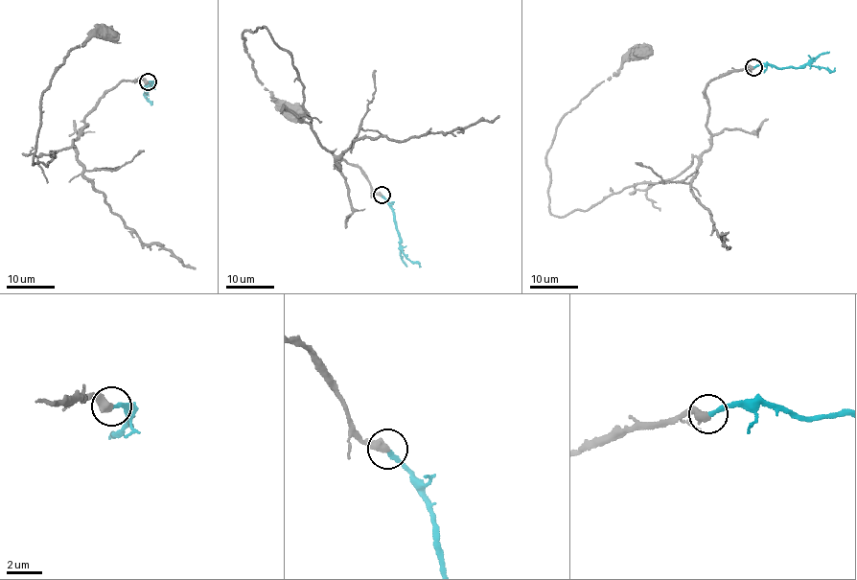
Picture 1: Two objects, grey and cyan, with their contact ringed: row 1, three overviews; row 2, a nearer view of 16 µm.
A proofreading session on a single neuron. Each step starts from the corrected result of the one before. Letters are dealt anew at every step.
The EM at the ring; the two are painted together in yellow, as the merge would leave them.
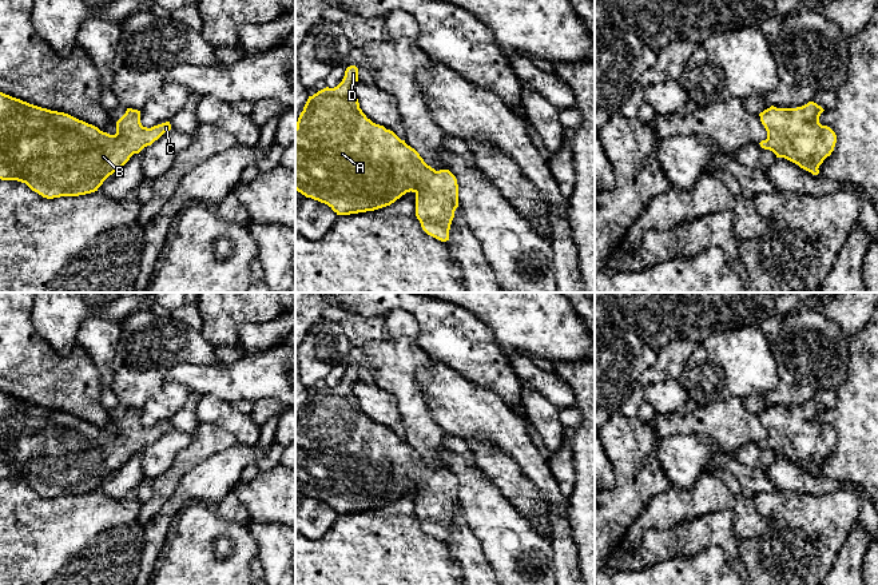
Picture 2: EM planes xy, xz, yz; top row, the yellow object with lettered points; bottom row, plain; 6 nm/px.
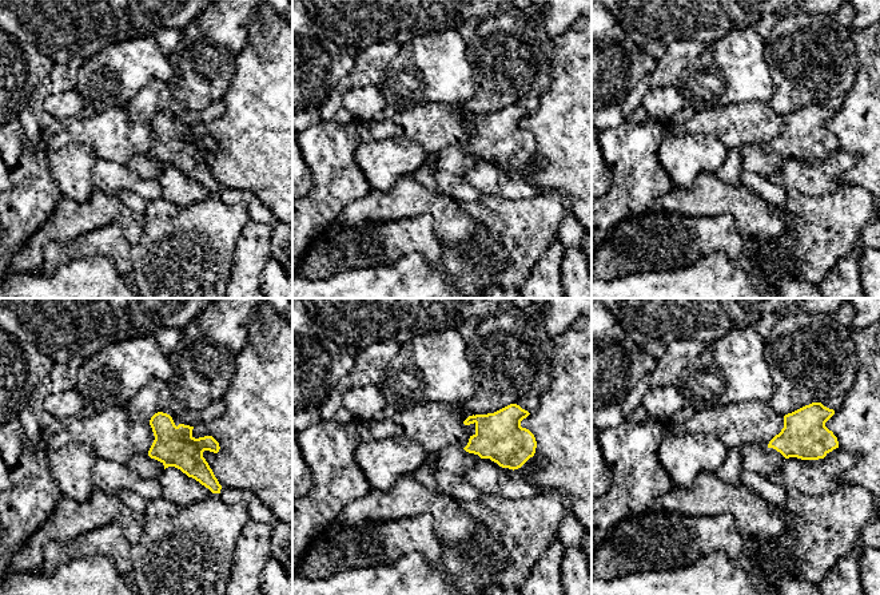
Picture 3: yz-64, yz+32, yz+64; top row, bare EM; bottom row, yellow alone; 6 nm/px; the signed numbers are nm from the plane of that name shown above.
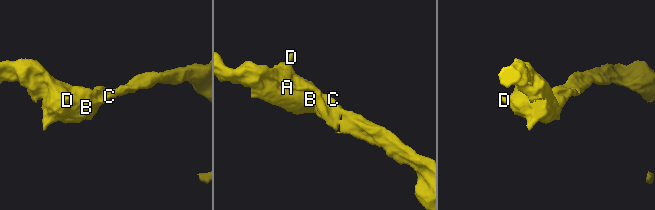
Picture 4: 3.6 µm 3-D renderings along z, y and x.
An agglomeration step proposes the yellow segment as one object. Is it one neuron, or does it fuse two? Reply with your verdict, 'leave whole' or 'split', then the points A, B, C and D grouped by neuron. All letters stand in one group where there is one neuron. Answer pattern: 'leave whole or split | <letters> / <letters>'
leave whole | A B C D

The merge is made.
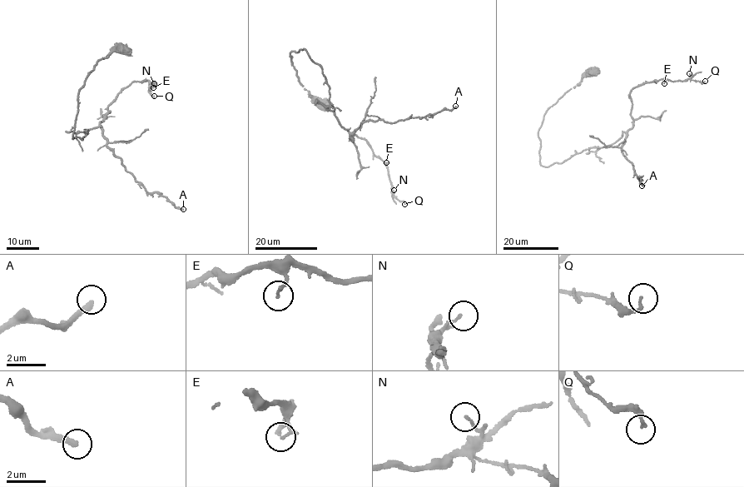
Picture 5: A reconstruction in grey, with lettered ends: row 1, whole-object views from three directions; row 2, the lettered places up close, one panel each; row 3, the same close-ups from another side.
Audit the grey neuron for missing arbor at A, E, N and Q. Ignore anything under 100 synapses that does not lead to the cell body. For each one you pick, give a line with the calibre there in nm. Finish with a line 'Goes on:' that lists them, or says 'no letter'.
A: 300 nm thick
Goes on: A

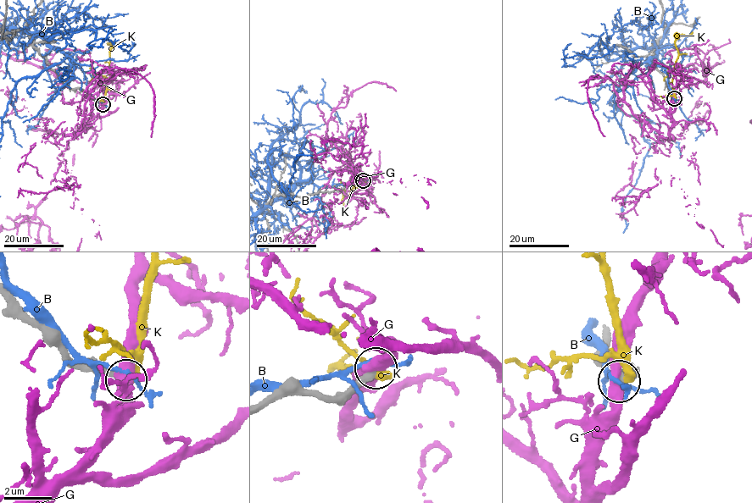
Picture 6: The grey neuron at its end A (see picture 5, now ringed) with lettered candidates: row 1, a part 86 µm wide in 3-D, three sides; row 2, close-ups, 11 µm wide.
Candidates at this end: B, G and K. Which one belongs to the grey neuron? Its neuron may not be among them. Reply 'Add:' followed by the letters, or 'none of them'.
Add: none of them

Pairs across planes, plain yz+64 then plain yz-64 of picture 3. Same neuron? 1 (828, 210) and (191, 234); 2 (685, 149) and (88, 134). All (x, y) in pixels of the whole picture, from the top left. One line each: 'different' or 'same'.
1: same
2: different

